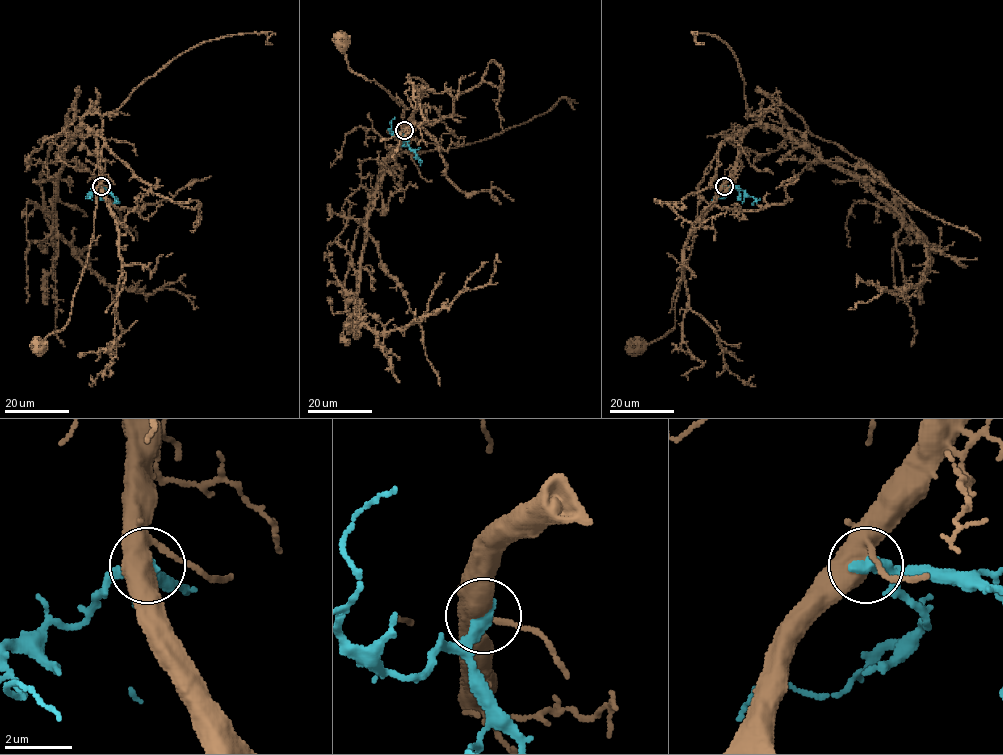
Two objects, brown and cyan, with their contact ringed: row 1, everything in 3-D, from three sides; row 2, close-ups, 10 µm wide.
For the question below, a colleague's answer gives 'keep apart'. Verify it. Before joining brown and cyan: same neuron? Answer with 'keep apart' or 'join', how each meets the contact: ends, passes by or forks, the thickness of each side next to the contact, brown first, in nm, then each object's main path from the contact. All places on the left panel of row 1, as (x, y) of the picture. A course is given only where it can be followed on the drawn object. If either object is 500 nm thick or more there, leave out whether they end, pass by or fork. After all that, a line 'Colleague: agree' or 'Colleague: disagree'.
keep apart | brown forks | cyan ends | 440/420 nm | brown via (101, 186), (96, 135), (104, 145), (102, 182), (88, 255), (68, 323), (38, 344) | cyan via (101, 186), (116, 199), (112, 204)
Colleague: agree

